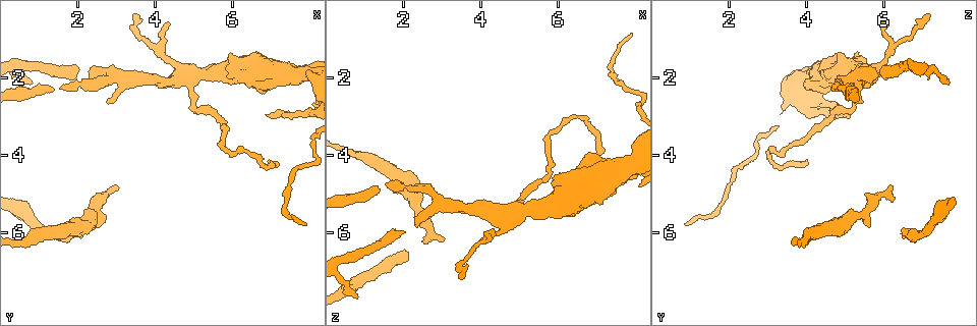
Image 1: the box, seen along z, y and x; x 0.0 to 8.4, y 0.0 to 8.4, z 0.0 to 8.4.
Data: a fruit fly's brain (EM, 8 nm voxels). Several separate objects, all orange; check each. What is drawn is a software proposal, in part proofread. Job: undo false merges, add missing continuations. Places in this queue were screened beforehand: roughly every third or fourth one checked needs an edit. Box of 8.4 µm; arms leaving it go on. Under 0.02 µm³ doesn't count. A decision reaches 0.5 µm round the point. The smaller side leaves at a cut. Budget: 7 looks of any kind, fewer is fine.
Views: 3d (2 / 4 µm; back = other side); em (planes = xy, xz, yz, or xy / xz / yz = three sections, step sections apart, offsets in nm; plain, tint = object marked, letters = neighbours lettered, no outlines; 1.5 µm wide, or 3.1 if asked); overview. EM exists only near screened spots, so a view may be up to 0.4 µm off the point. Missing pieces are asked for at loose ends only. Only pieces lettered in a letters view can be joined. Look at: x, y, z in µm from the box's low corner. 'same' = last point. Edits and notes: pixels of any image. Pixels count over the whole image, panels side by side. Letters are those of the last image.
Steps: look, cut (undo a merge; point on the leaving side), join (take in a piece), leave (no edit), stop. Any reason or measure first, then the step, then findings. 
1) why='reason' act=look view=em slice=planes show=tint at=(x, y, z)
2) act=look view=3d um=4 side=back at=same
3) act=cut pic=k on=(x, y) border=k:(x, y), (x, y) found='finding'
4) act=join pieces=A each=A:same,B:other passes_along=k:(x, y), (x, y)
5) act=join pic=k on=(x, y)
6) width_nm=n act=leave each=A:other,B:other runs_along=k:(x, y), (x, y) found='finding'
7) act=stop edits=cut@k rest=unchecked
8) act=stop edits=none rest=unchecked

why='sharp bend' act=look view=3d um=2 at=(5.05, 2.80, 5.20)

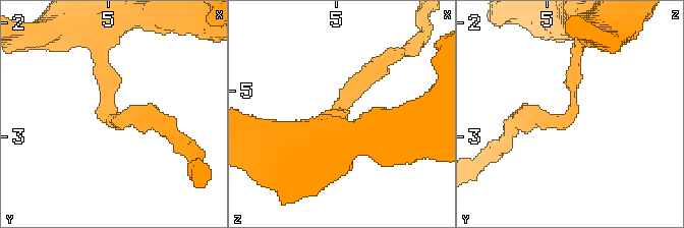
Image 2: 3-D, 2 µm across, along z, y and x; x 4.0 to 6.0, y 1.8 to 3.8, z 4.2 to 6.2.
act=look view=em slice=planes show=letters at=(5.02, 2.74, 5.20)

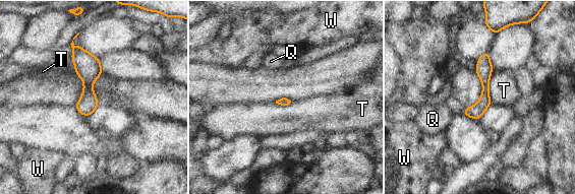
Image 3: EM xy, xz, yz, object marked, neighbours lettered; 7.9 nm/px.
act=leave each=Q:other,T:other,W:other border=3:(493, 69), (489, 79), (491, 103) found='continuous, no second neuron'

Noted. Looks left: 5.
why='free end' act=look view=3d um=4 at=(2.05, 5.90, 6.50)

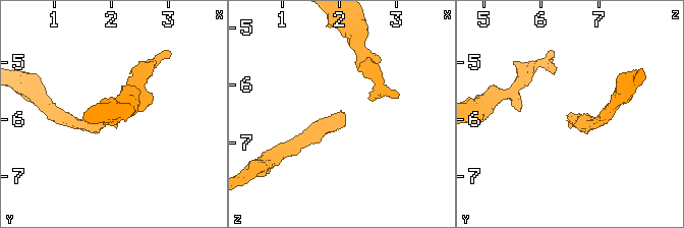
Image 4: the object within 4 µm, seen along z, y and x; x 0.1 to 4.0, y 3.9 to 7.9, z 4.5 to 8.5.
why='shape alone is not enough' act=look view=em slice=planes show=letters at=(2.00, 5.90, 6.50)

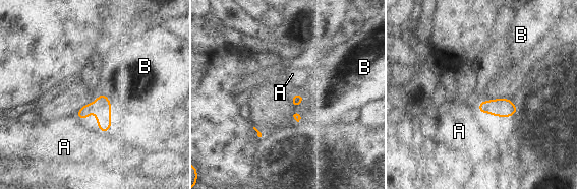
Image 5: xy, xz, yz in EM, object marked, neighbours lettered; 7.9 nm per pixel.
act=leave each=A:other,B:other border=5:(477, 105), (478, 111), (481, 114) found='no lettered piece goes on from it'

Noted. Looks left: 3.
why='free end' act=look view=em slice=planes show=tint at=(6.95, 4.10, 3.95)

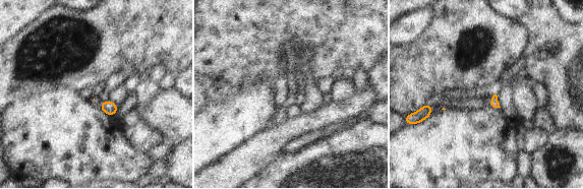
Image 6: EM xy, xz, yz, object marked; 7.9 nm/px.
why='what lies round it' act=look view=em slice=planes show=letters at=same

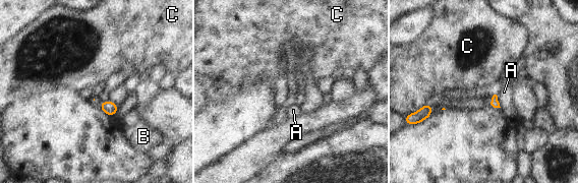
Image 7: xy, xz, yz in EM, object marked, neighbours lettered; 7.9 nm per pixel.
longest_contact=C:120nm act=leave each=A:other,B:other,C:other border=7:(430, 102), (418, 110) found='none of them fits'

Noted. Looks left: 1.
act=stop edits=none rest=unchecked

